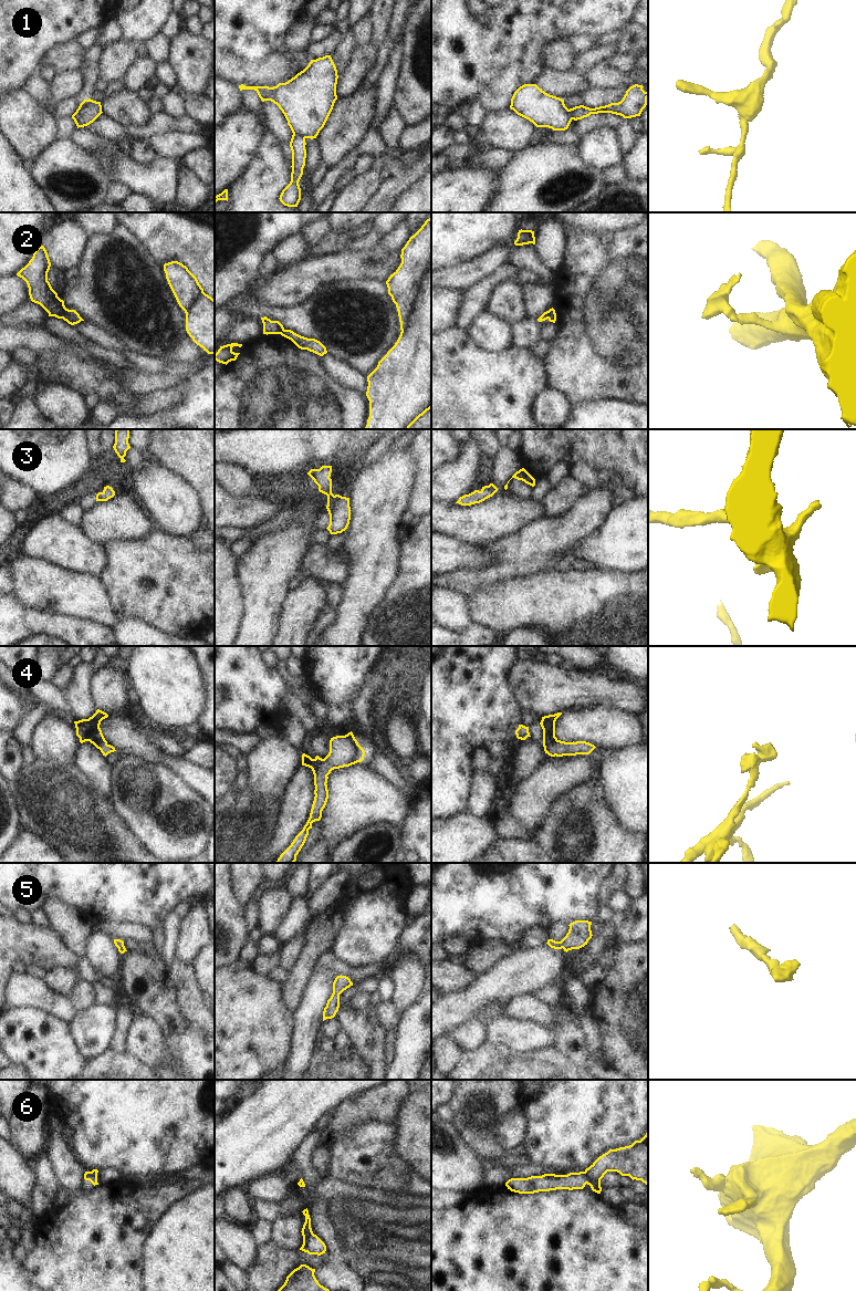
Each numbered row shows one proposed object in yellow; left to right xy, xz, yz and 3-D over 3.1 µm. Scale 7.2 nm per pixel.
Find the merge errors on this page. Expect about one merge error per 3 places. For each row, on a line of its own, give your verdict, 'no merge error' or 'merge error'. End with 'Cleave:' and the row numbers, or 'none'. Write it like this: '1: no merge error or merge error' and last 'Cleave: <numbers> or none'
1: merge error
2: merge error
3: no merge error
4: no merge error
5: no merge error
6: merge error
Cleave: 1, 2, 6

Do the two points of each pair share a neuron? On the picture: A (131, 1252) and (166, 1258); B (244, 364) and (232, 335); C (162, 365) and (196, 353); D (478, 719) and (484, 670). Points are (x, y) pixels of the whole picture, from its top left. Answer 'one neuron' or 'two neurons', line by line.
A: two neurons
B: two neurons
C: two neurons
D: one neuron

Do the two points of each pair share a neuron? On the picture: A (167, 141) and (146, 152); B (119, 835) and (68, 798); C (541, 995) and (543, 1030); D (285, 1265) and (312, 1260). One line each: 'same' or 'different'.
A: different
B: same
C: different
D: same

